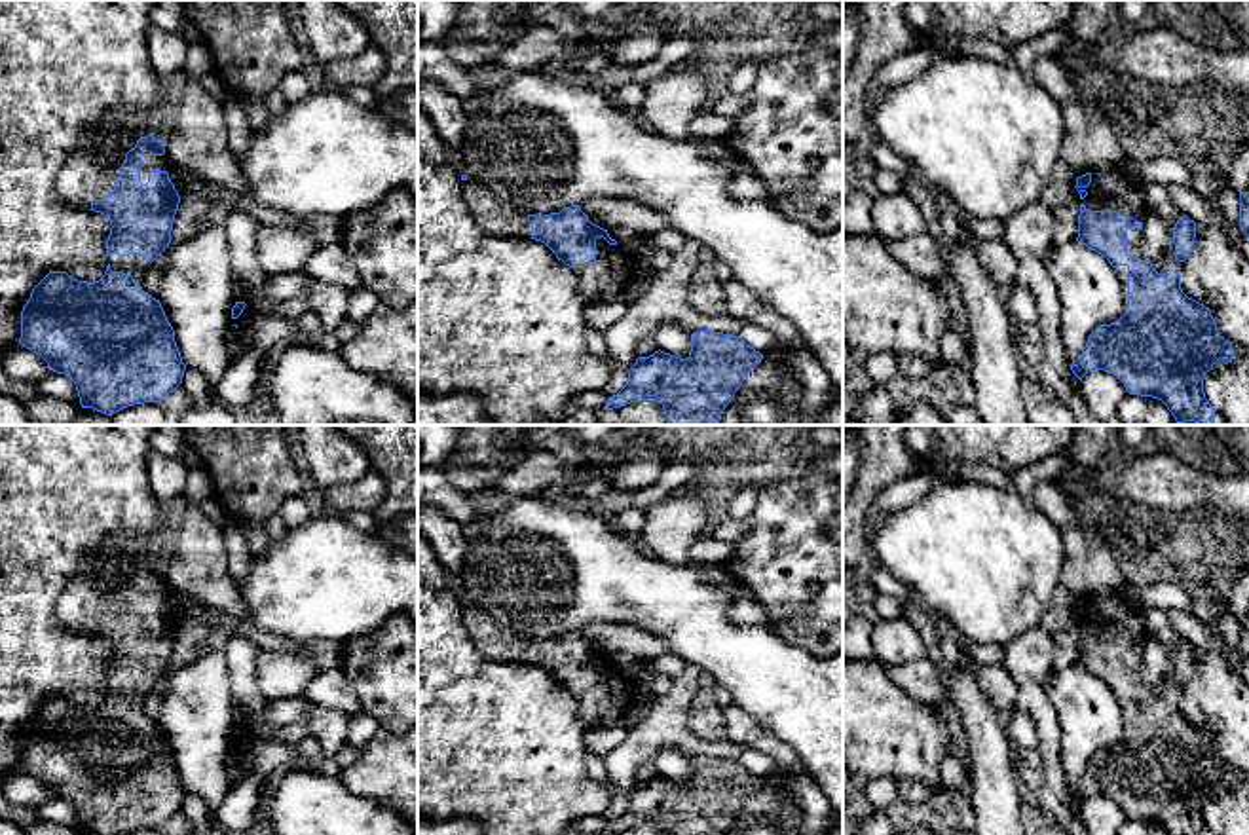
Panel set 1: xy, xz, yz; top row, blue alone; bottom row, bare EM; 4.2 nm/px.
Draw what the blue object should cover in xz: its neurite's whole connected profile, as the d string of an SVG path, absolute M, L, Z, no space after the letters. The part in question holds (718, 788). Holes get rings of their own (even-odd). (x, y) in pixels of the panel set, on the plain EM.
M697 755L691 759L687 784L655 776L638 782L626 810L607 824L613 835L655 822L662 835L725 835L750 795L763 780L740 761Z

